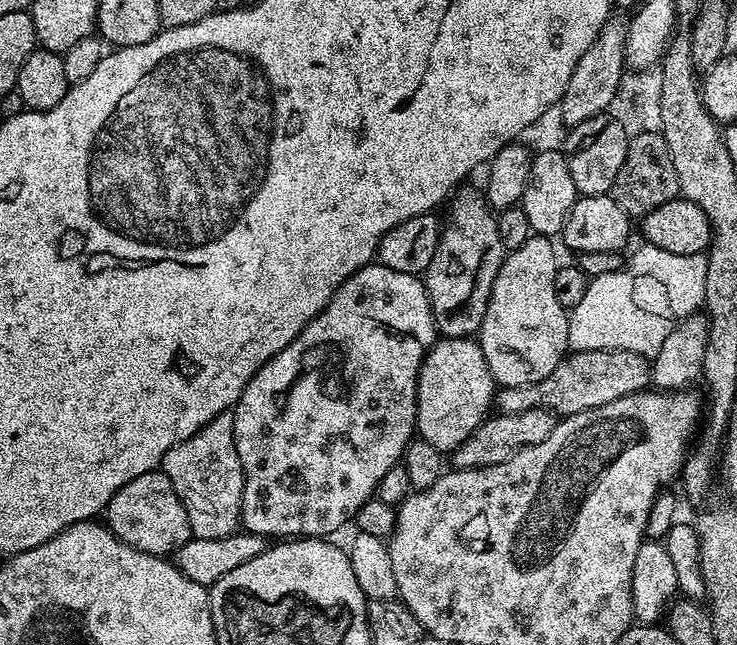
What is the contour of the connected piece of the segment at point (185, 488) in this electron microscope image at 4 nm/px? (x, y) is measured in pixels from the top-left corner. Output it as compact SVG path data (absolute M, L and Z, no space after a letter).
M231 411L214 417L202 430L166 450L162 470L186 506L195 538L226 538L241 527L244 471L234 446L234 418Z

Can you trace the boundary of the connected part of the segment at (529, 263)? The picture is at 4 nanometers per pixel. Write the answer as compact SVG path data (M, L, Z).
M529 236L522 246L505 255L498 278L494 278L494 290L480 323L478 343L497 385L509 388L542 382L569 351L568 312L554 295L558 261L552 244L555 243L549 237Z

